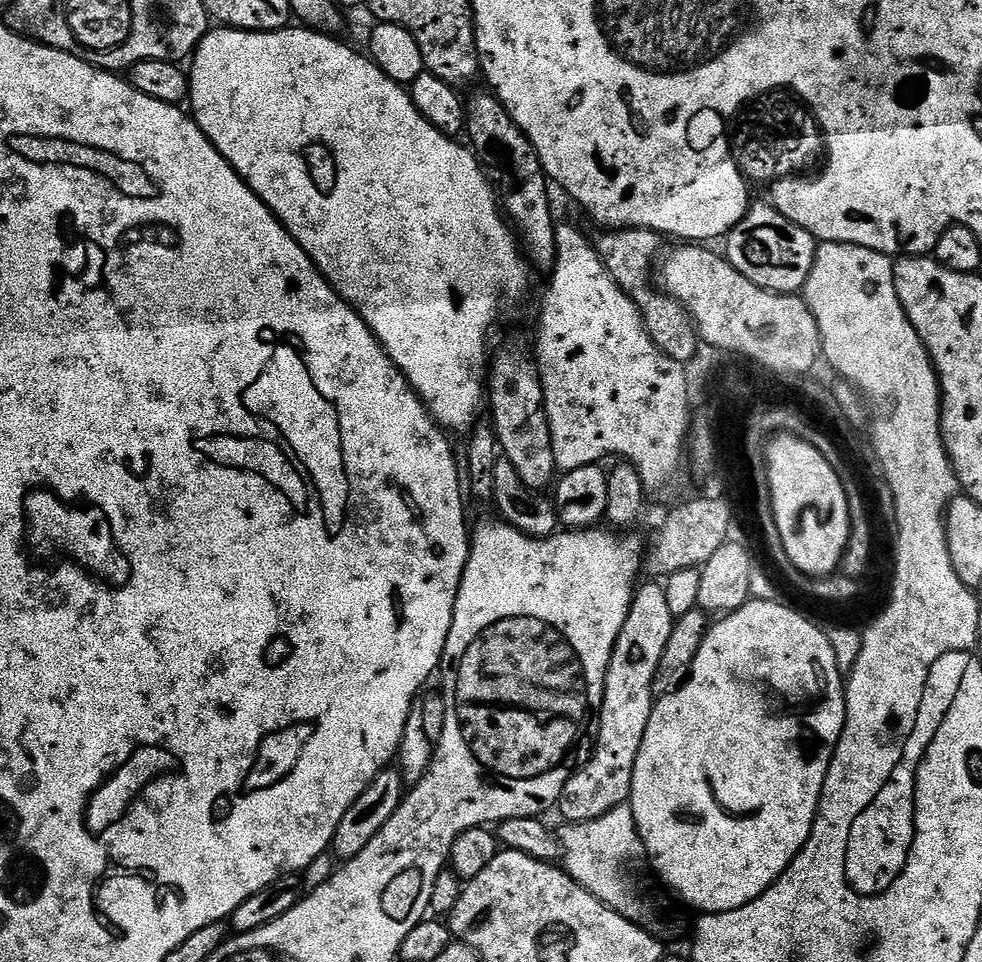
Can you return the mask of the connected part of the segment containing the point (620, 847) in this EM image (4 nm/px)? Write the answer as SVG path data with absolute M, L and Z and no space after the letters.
M625 802L614 806L614 810L602 814L602 818L568 822L563 826L565 828L558 832L562 867L574 882L581 884L590 894L594 894L594 898L598 898L606 906L616 909L618 914L622 914L622 918L634 922L634 926L642 926L642 930L654 934L660 940L671 942L683 930L684 916L679 912L681 909L677 901L667 891L657 887L650 875L648 853L644 851L644 843L638 834L631 803Z

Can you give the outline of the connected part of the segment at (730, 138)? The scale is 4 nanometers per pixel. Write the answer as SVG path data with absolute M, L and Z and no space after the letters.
M772 84L772 88L760 88L760 92L744 96L744 100L740 100L740 104L720 120L718 139L724 140L724 152L728 152L728 161L732 168L736 168L736 176L740 176L740 184L744 184L744 197L749 201L753 199L754 186L760 184L764 191L763 199L772 205L780 184L816 184L816 180L824 180L824 176L828 176L828 166L832 164L828 128L824 128L824 120L820 120L815 106L804 101L802 86L793 84Z

